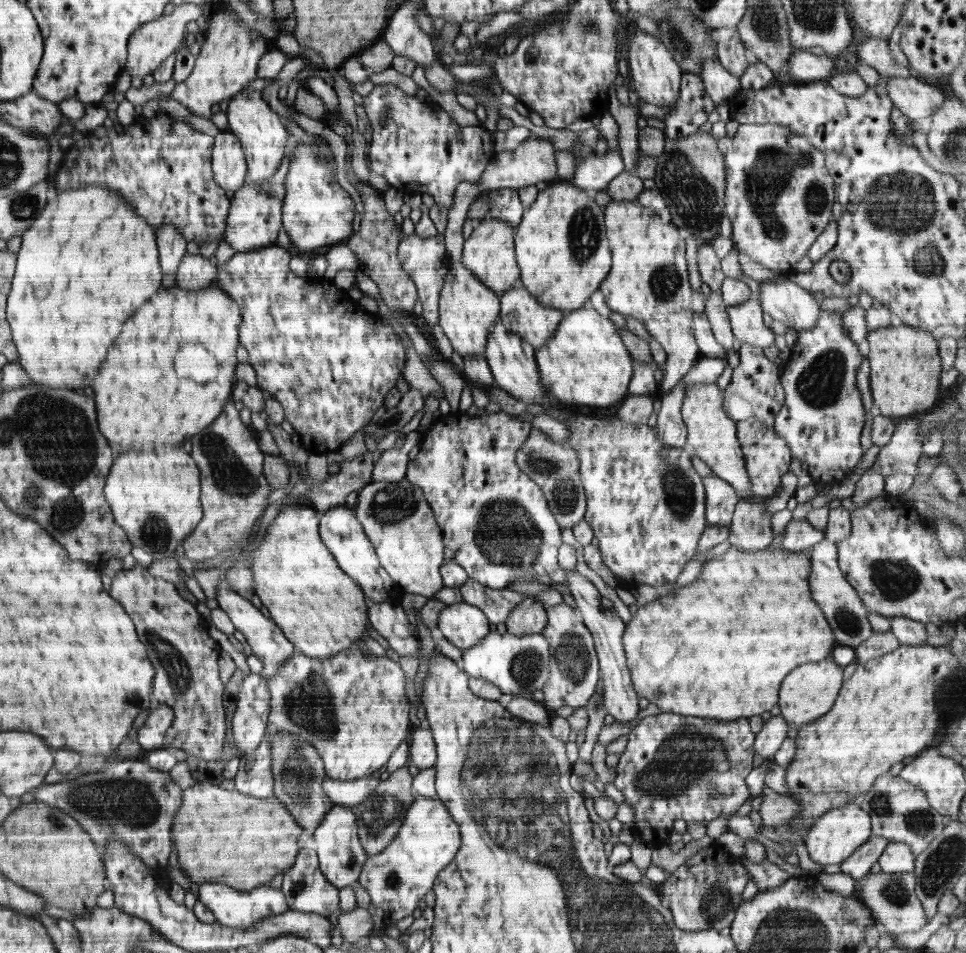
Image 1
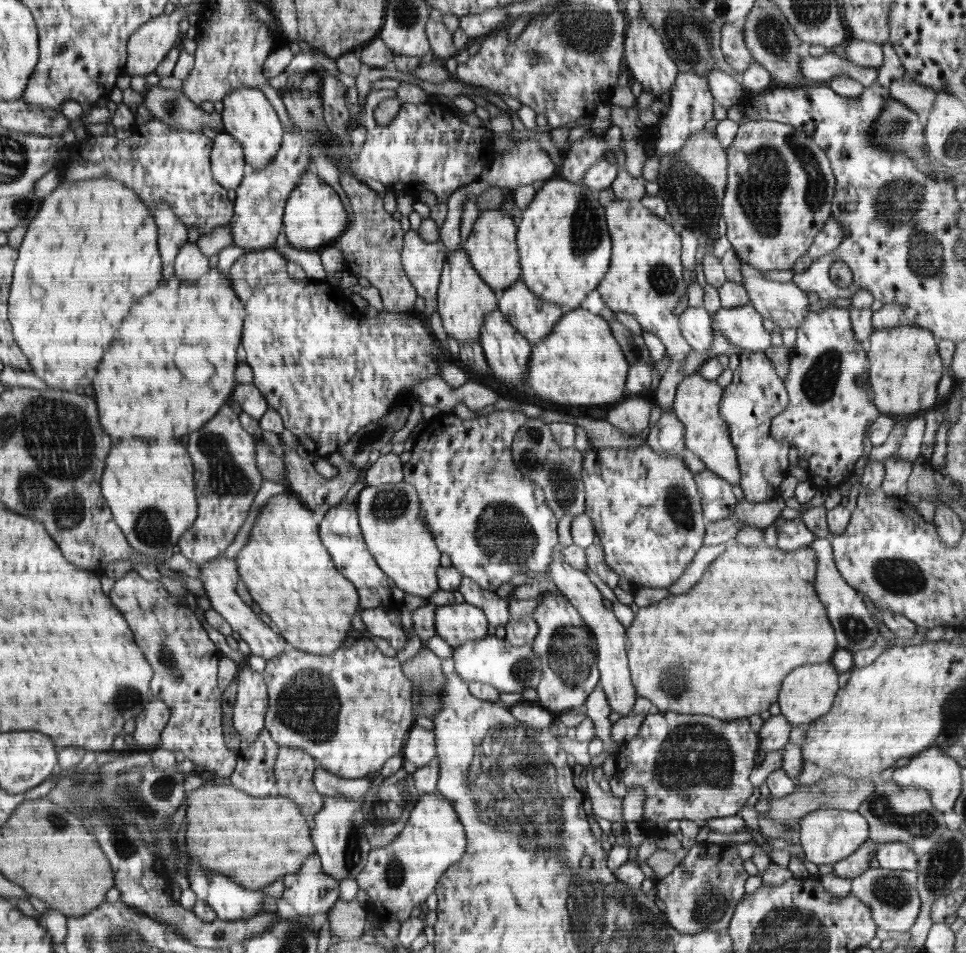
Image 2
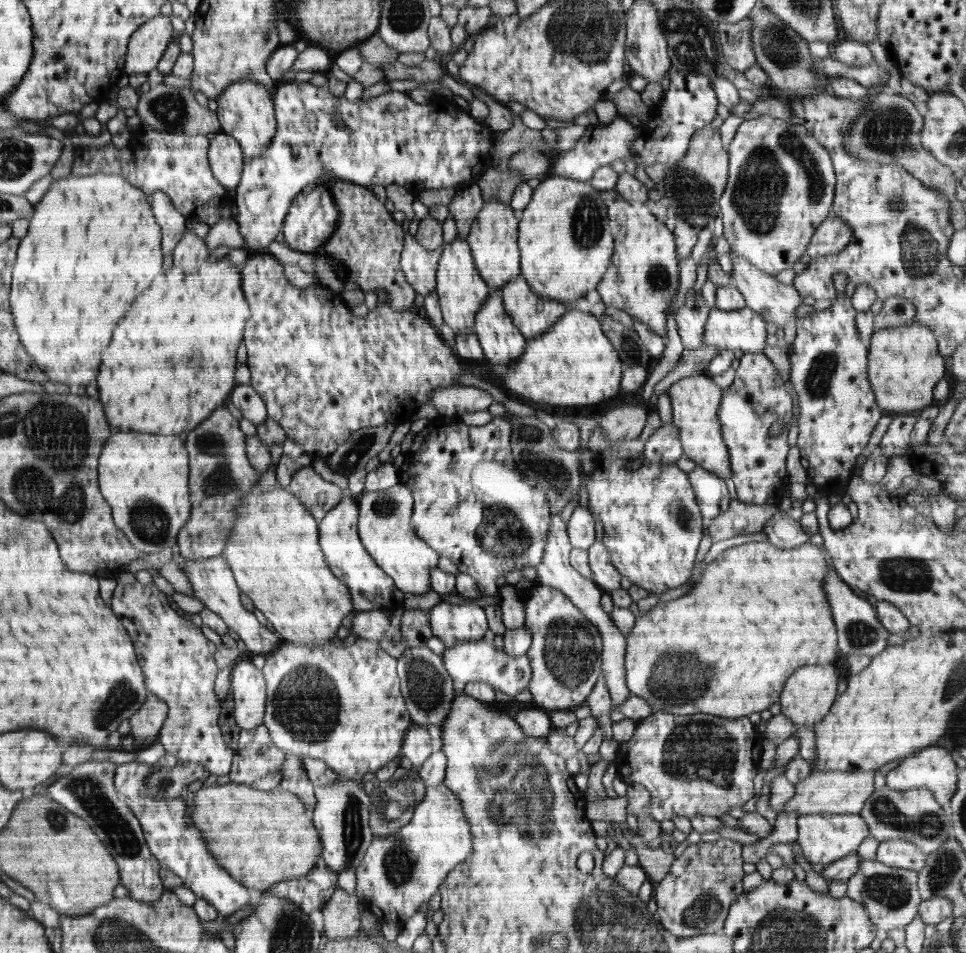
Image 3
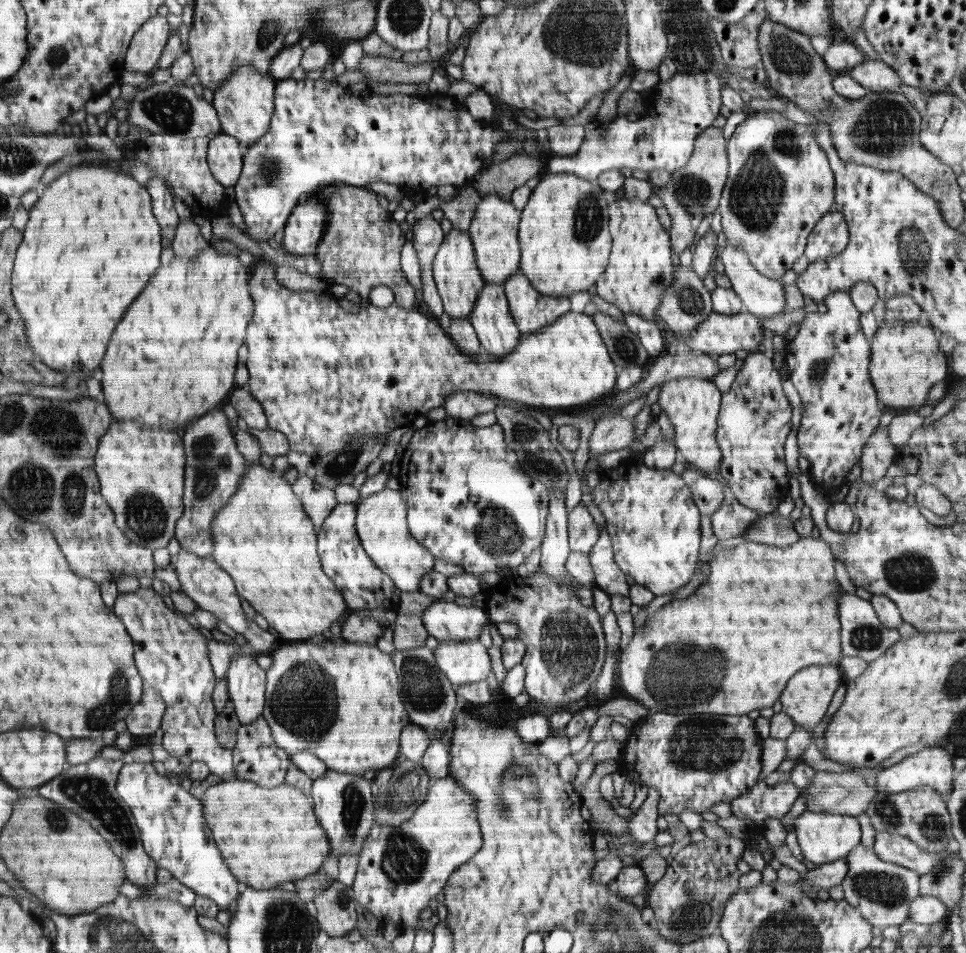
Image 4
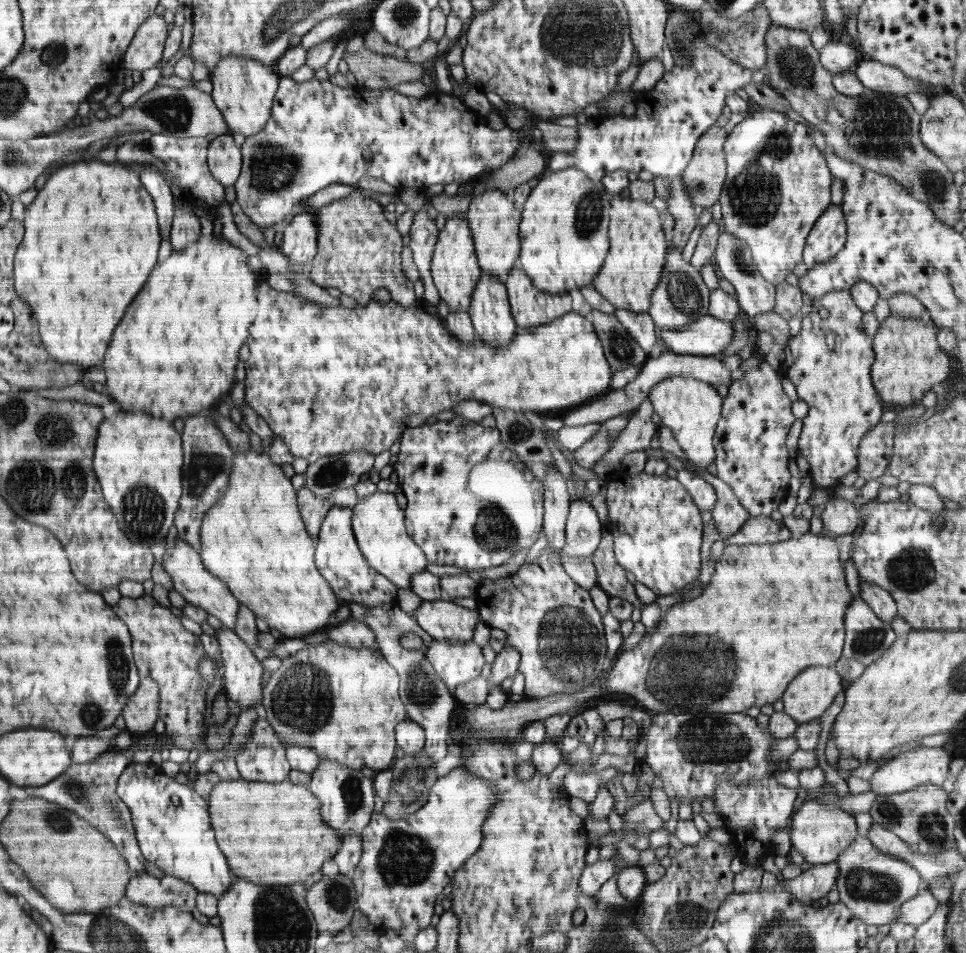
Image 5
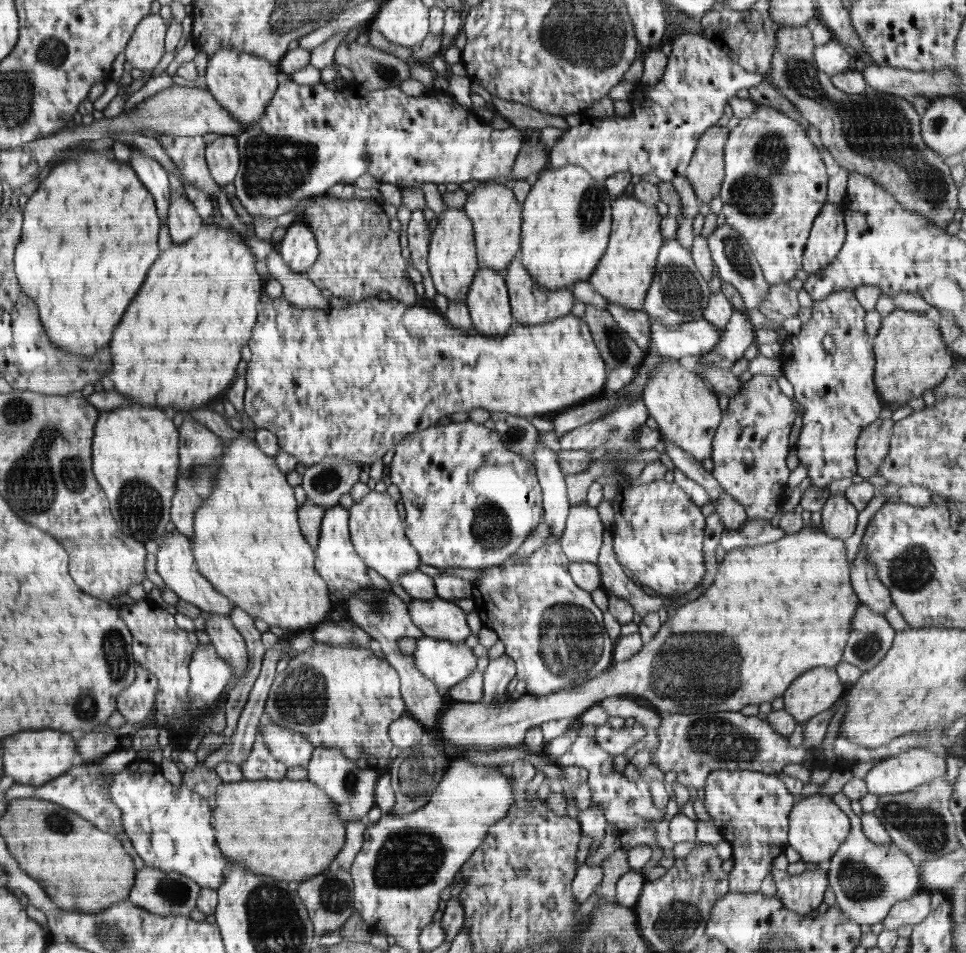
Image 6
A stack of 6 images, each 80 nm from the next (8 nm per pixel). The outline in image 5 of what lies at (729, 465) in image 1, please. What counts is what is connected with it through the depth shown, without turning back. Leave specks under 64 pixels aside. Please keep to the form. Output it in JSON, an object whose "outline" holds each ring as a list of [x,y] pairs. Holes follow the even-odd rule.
{"outline":[[[670,376],[650,390],[648,399],[652,403],[653,412],[660,416],[660,424],[674,433],[676,442],[688,460],[704,469],[715,461],[713,436],[724,402],[716,388],[693,377]]]}

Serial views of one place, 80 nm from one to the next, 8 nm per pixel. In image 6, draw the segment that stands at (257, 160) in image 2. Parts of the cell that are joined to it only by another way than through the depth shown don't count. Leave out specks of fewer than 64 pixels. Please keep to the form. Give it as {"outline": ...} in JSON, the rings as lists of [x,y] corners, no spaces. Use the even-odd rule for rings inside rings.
{"outline":[[[220,49],[208,57],[205,76],[201,80],[205,80],[212,96],[234,117],[234,120],[241,124],[241,128],[247,130],[263,115],[264,109],[275,95],[281,79],[279,67],[266,59],[236,49]]]}

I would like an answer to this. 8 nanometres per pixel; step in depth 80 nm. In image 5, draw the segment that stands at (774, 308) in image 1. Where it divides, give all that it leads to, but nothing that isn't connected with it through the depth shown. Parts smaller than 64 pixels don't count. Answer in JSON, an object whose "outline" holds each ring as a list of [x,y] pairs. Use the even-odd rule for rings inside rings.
{"outline":[[[723,231],[718,237],[714,260],[720,274],[722,274],[722,279],[726,279],[732,284],[740,309],[746,317],[750,318],[754,315],[773,312],[774,306],[776,306],[776,286],[768,283],[761,276],[754,264],[754,260],[752,260],[750,248],[746,246],[746,242],[742,242],[742,240],[736,239],[736,236]]]}

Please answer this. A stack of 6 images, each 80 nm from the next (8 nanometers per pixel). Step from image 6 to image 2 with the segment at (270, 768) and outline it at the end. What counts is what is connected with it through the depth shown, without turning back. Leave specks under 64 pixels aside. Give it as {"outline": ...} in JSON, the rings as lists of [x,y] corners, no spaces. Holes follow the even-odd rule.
{"outline":[[[265,729],[252,744],[241,742],[235,769],[230,776],[232,785],[257,797],[274,795],[276,785],[274,765],[278,748],[279,745]]]}

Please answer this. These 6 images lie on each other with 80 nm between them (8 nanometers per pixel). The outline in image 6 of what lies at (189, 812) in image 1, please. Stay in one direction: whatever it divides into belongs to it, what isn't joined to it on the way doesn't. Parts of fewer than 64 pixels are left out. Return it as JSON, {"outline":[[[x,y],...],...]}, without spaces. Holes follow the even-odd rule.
{"outline":[[[288,778],[246,780],[222,783],[221,790],[216,792],[215,800],[211,801],[216,824],[216,840],[220,850],[230,860],[242,860],[252,872],[274,876],[278,880],[296,880],[301,883],[310,876],[322,874],[336,854],[345,846],[345,822],[337,813],[337,807],[328,796],[308,779],[290,780]]]}

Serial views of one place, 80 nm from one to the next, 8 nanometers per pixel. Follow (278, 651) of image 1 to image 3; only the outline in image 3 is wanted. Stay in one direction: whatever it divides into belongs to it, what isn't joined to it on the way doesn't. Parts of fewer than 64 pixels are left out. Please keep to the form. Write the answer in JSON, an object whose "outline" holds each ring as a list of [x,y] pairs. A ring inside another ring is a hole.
{"outline":[[[221,554],[209,559],[190,560],[186,559],[184,567],[185,577],[190,581],[193,596],[204,603],[206,609],[215,612],[232,628],[236,634],[245,642],[247,650],[254,654],[267,656],[277,651],[284,640],[278,633],[273,633],[268,627],[260,624],[253,612],[248,612],[241,603],[241,590],[238,588],[233,572],[230,570],[226,557]]]}

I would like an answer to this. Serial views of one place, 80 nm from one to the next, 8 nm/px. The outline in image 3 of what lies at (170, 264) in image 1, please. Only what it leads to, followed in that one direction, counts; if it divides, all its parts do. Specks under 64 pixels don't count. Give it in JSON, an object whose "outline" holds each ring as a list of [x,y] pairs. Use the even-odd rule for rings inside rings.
{"outline":[[[156,191],[151,198],[153,215],[161,226],[161,250],[172,255],[186,230],[186,218],[178,212],[170,197],[162,191]]]}

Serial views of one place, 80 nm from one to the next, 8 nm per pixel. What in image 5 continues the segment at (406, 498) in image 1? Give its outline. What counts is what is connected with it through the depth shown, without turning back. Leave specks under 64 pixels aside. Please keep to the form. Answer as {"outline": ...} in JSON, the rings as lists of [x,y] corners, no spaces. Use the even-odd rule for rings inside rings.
{"outline":[[[377,490],[358,499],[352,510],[352,531],[370,568],[383,574],[397,587],[410,589],[410,577],[426,570],[429,562],[422,549],[408,536],[405,509],[398,505],[396,495]]]}

